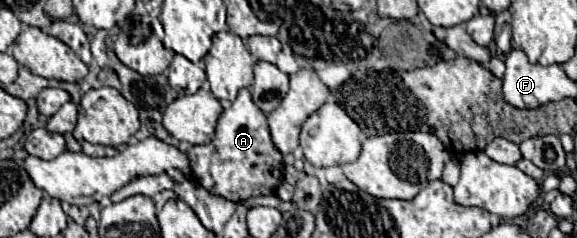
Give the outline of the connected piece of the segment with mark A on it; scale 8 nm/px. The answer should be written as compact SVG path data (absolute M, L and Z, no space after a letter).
M247 88L239 90L235 102L223 110L213 142L193 146L187 156L191 160L193 178L211 194L223 196L231 202L243 202L251 196L273 194L283 178L283 156L273 146L267 118L253 104Z

